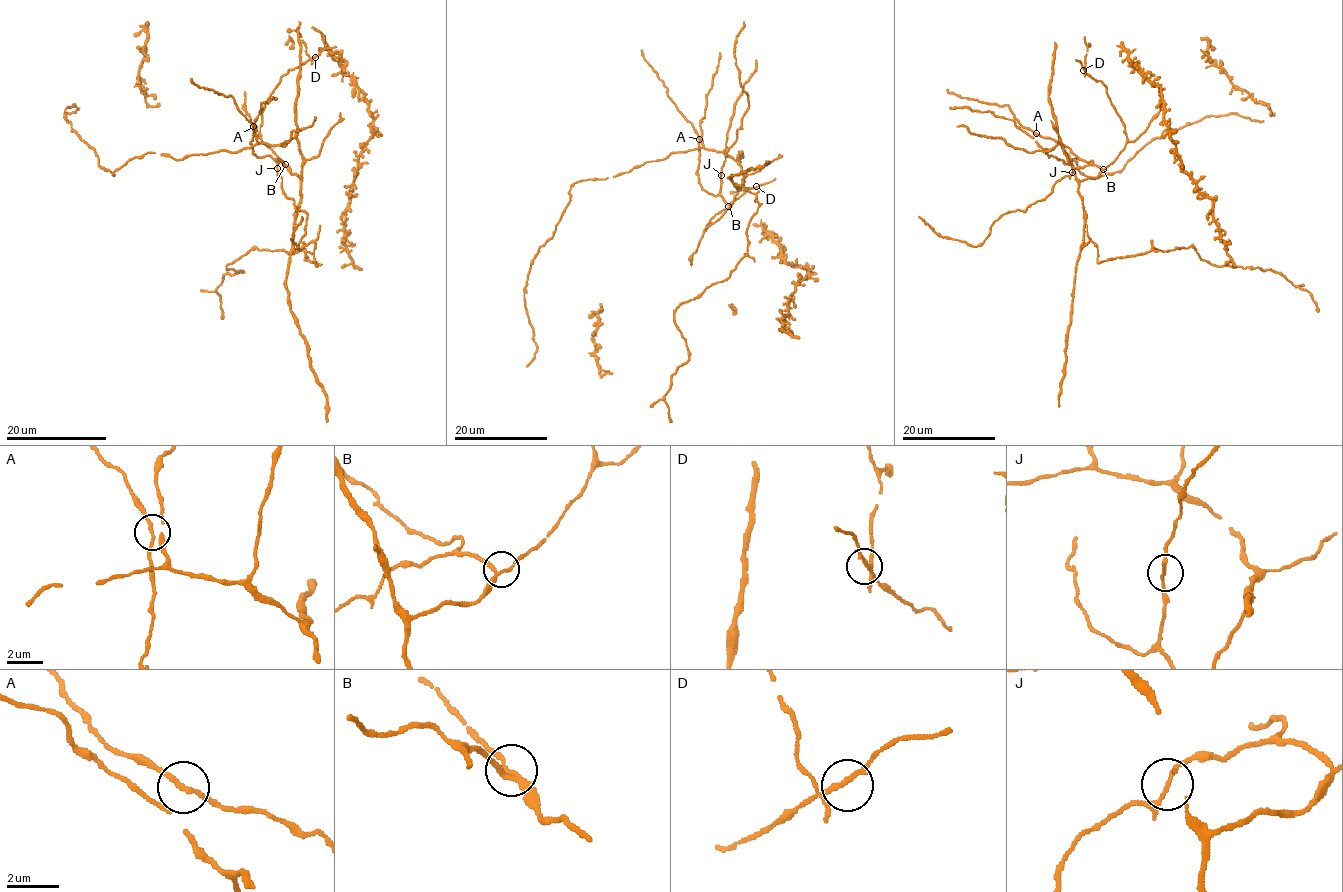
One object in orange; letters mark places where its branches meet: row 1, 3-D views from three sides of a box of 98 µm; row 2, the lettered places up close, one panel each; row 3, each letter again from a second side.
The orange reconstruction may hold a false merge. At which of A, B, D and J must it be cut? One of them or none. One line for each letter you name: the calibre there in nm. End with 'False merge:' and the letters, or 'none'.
False merge: none

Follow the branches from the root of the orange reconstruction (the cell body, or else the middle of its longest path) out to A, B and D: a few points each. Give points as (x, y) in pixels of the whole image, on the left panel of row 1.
A: (299, 149), (303, 158), (300, 177), (293, 174), (281, 162), (254, 153), (250, 143), (254, 126)
B: (299, 149), (303, 158), (302, 176), (293, 174), (285, 164)
D: (299, 149), (303, 158), (300, 177), (293, 174), (261, 140), (261, 113), (289, 68), (315, 57)

